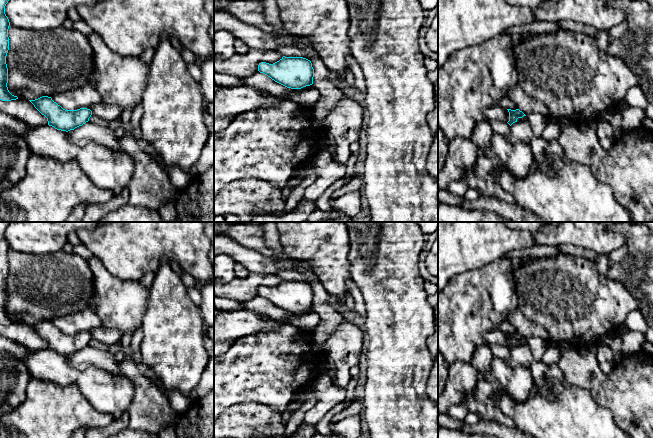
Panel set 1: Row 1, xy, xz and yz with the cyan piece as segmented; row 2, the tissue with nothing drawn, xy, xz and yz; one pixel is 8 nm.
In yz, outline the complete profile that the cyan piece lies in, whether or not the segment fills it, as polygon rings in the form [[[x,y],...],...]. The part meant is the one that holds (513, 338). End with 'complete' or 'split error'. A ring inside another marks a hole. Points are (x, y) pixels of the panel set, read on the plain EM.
[[[507,333],[509,336],[509,345],[507,346],[510,350],[517,346],[518,342],[522,342],[523,340],[526,340],[522,335],[520,335],[519,333],[516,334],[511,334],[511,333]]]; complete

